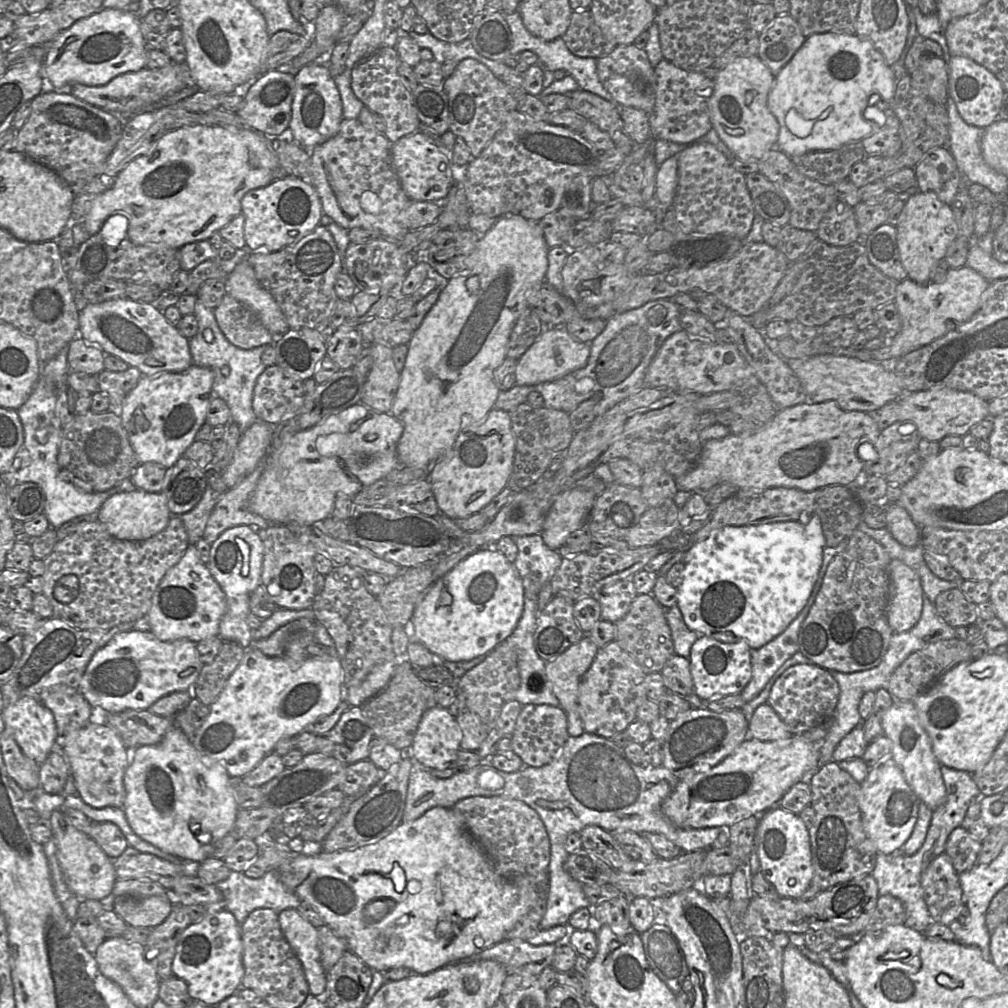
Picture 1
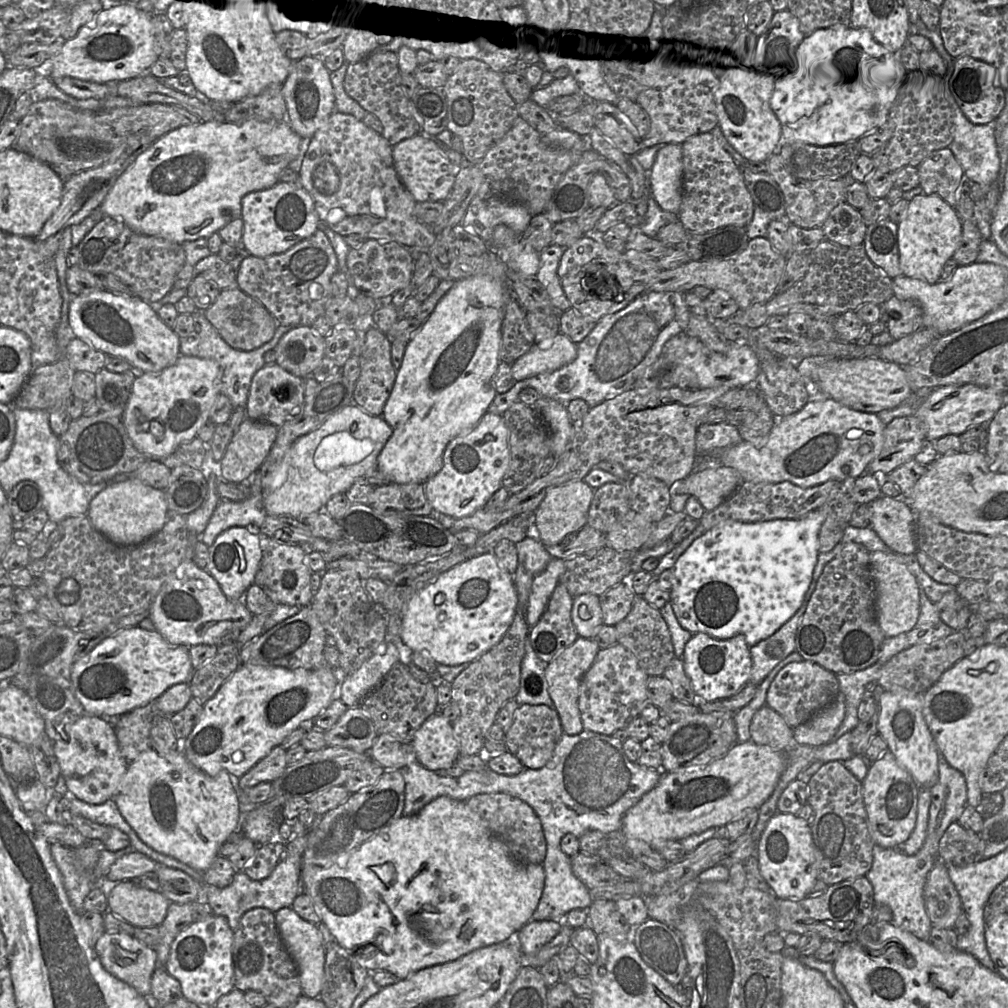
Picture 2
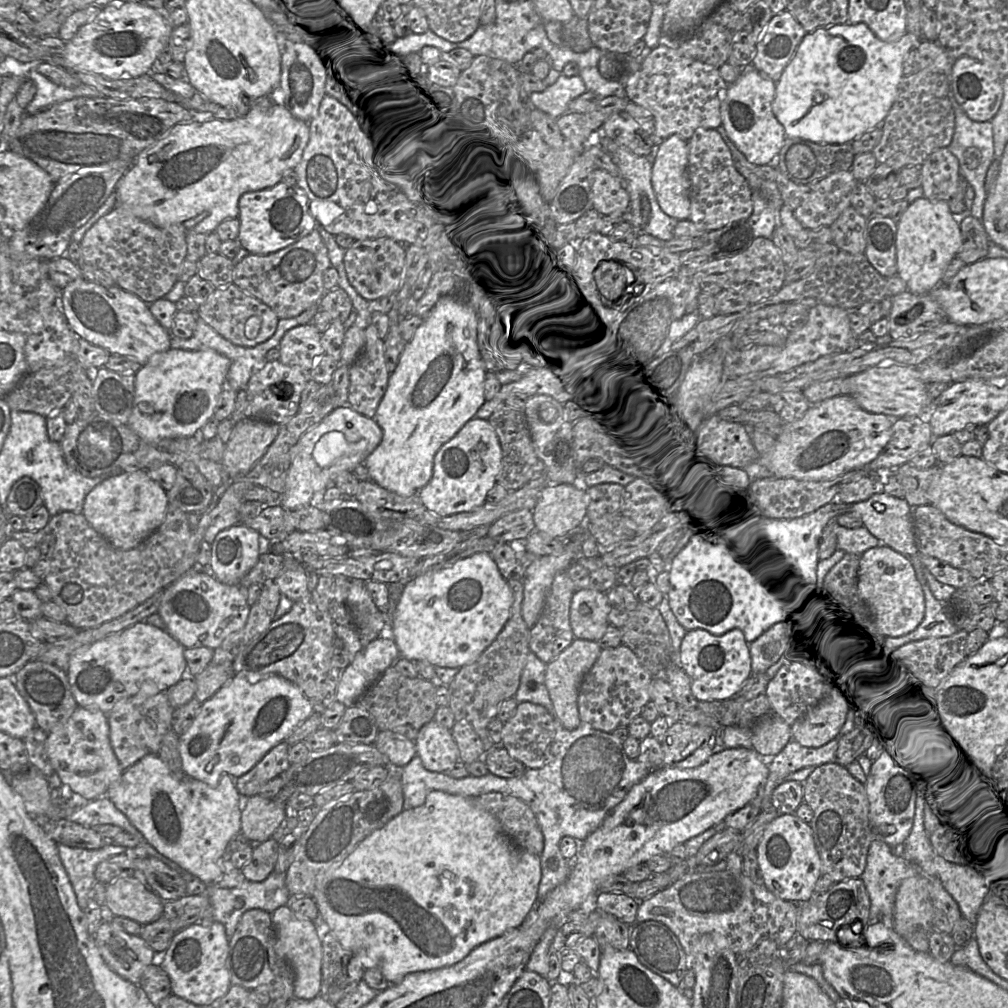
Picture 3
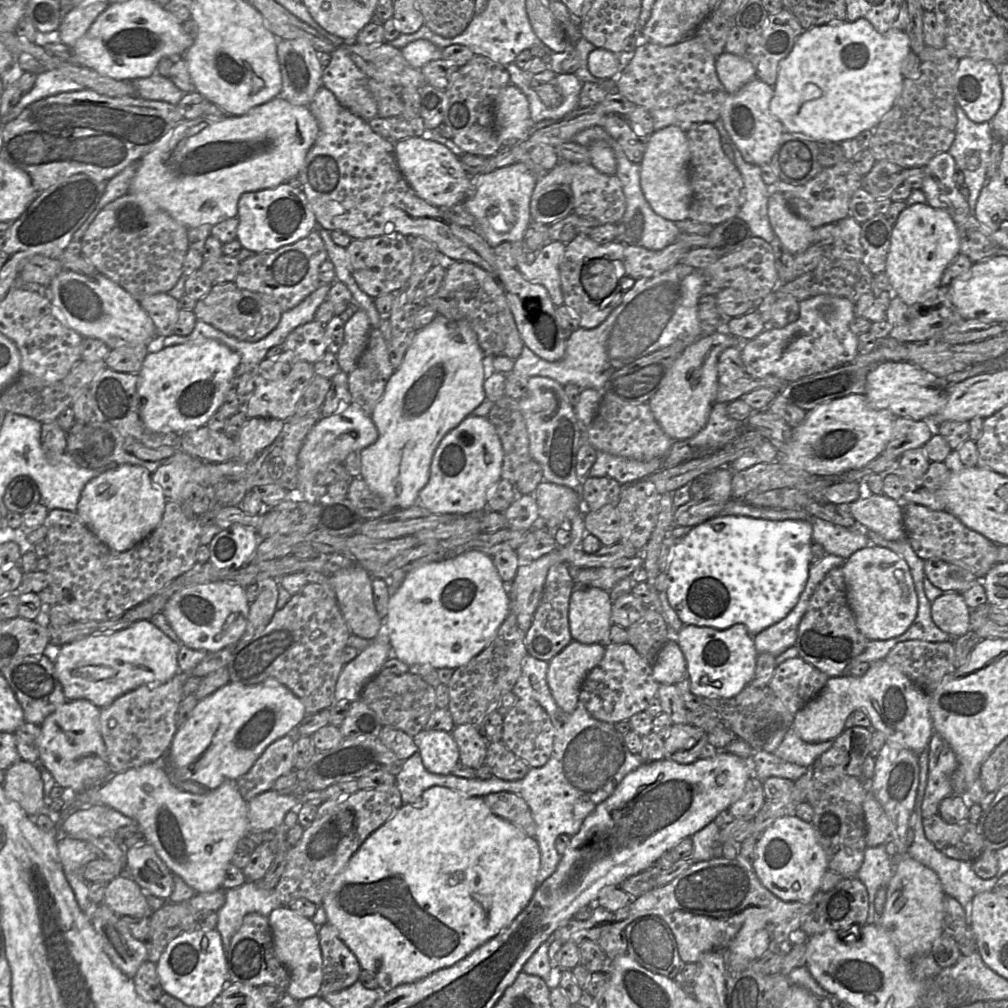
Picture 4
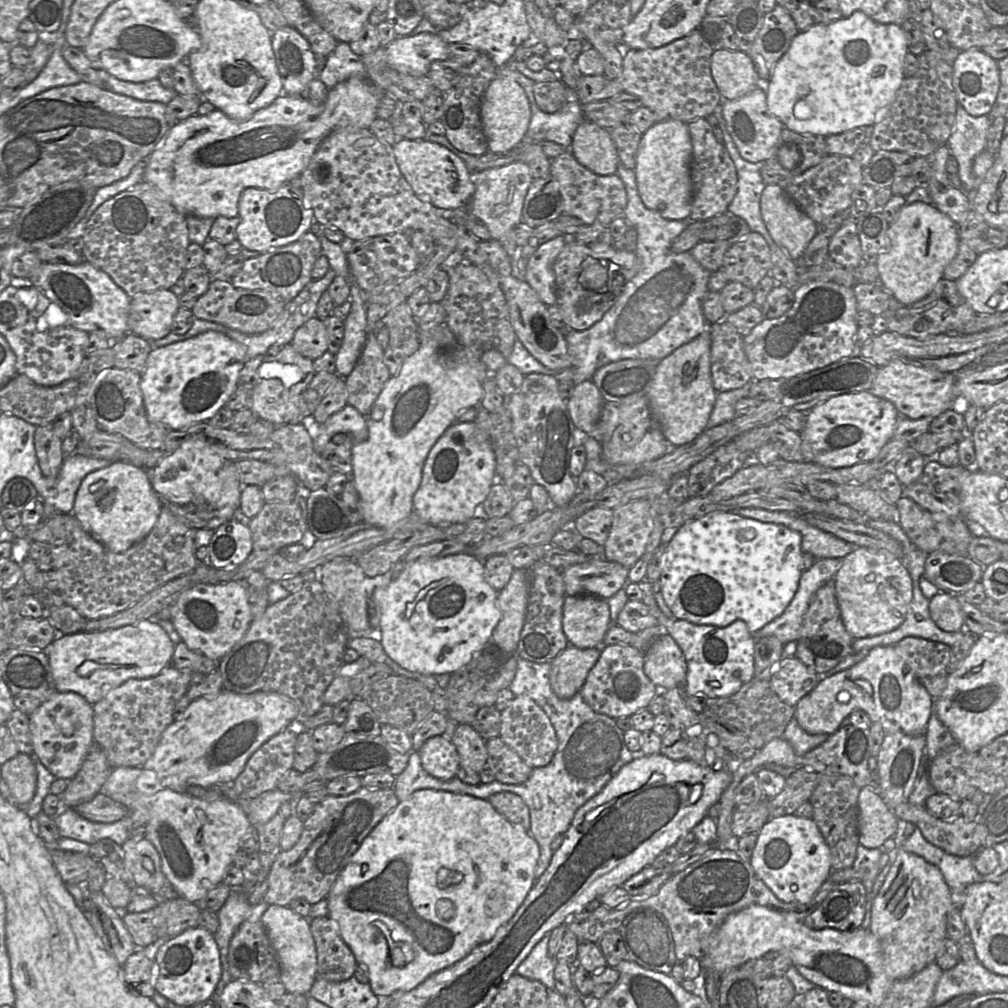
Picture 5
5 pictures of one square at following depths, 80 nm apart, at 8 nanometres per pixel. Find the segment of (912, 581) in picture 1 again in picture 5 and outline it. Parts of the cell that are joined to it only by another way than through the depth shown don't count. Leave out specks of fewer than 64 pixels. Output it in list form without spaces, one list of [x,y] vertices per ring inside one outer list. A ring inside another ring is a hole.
[[[856,548],[844,557],[834,583],[843,624],[854,640],[898,628],[904,622],[913,599],[913,582],[907,568],[886,550]]]

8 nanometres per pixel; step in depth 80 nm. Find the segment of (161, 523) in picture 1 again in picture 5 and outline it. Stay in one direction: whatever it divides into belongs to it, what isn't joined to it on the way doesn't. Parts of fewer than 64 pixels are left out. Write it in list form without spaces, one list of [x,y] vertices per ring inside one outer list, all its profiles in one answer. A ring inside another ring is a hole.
[[[115,461],[82,480],[73,515],[95,540],[113,553],[122,553],[150,533],[161,509],[162,498],[153,489],[148,471],[129,462]]]

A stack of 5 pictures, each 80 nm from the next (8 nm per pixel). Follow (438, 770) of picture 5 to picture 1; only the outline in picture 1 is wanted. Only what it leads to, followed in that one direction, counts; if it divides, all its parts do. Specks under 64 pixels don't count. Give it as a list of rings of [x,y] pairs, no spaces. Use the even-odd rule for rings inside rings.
[[[436,705],[424,712],[408,756],[416,766],[446,769],[460,750],[462,731],[447,708]]]

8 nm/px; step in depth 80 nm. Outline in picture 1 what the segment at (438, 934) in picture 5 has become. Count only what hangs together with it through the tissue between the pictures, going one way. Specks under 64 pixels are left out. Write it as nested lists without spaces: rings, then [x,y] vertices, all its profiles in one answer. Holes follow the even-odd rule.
[[[433,807],[415,820],[401,822],[376,842],[332,853],[294,852],[287,844],[266,836],[254,841],[259,854],[267,861],[268,870],[276,869],[283,884],[300,901],[309,903],[334,935],[345,940],[348,951],[358,956],[373,971],[386,972],[405,967],[414,974],[428,974],[450,963],[468,959],[502,942],[507,932],[537,904],[539,898],[544,897],[544,874],[501,875],[452,808]],[[394,863],[403,869],[407,884],[410,881],[419,883],[418,892],[411,893],[408,886],[402,892],[395,890],[393,881],[385,876],[392,870]],[[377,899],[391,904],[382,917],[379,906],[365,911],[366,906]],[[366,913],[371,914],[373,919],[369,919]]]

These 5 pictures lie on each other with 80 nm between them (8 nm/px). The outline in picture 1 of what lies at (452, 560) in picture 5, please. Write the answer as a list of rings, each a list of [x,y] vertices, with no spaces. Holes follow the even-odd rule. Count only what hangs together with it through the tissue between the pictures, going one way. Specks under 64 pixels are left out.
[[[496,545],[492,549],[482,549],[467,557],[459,564],[457,564],[450,572],[443,577],[439,578],[427,591],[422,601],[416,605],[411,623],[414,626],[414,639],[425,645],[430,652],[440,656],[445,661],[459,662],[469,661],[479,656],[487,656],[493,651],[498,644],[507,639],[516,629],[518,622],[522,616],[524,608],[524,589],[523,583],[519,573],[517,572],[514,564],[510,563],[505,556],[496,550]]]

